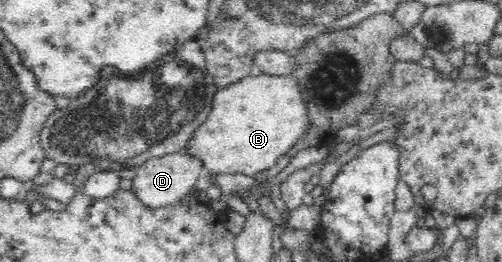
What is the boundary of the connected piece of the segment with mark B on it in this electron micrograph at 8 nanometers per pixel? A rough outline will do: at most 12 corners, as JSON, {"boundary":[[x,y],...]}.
{"boundary":[[293,76],[219,88],[186,154],[256,177],[312,127]]}

